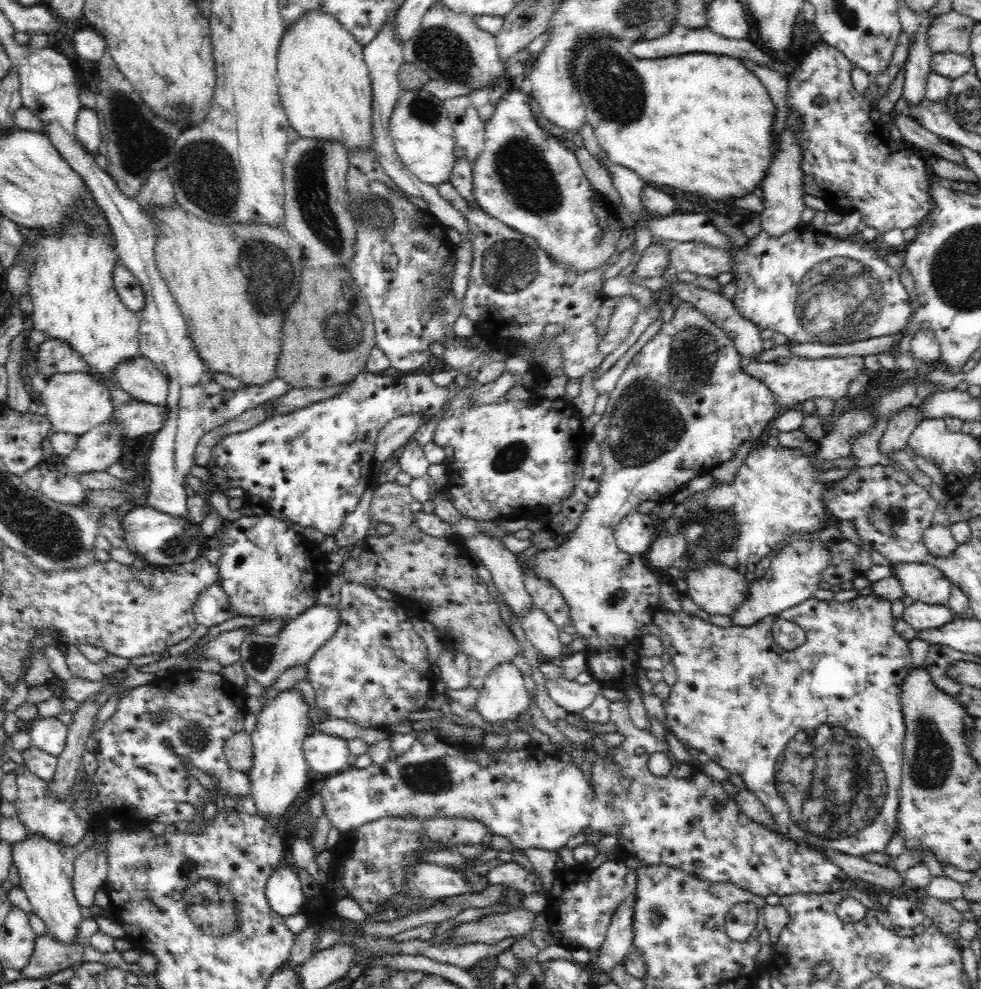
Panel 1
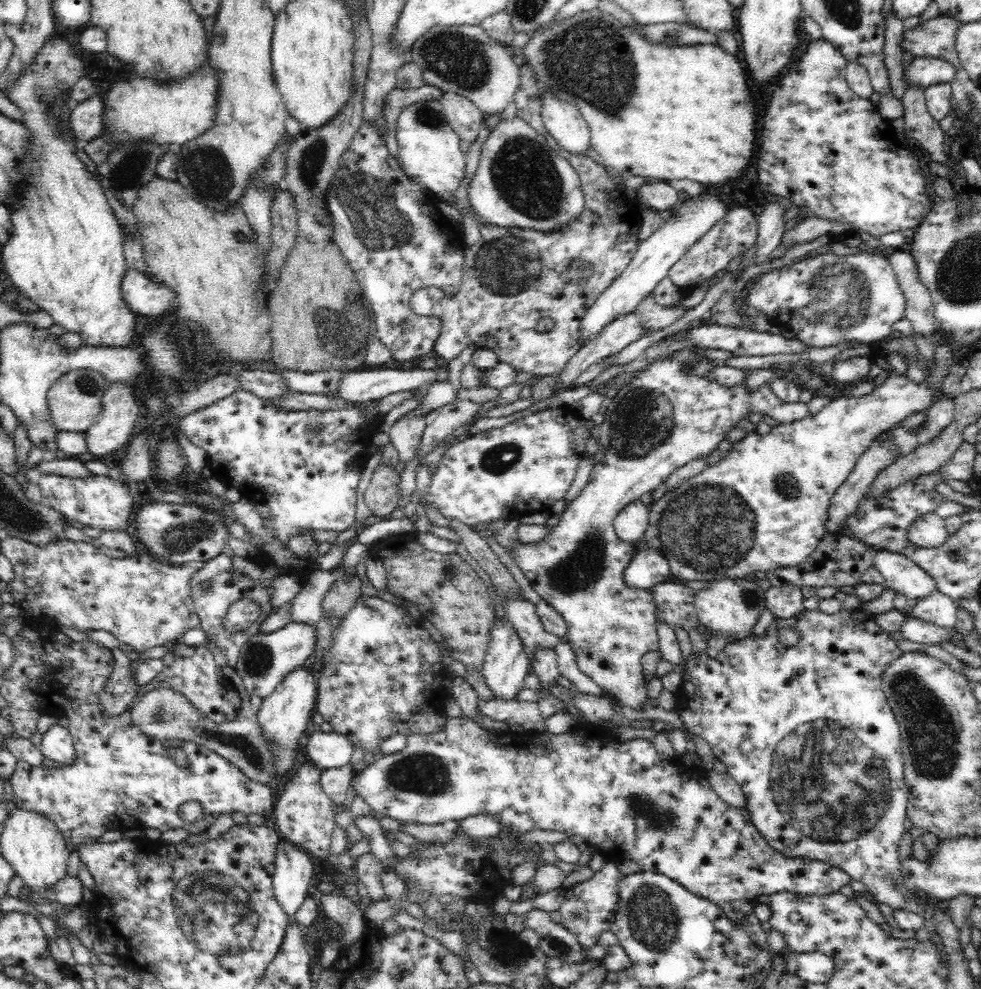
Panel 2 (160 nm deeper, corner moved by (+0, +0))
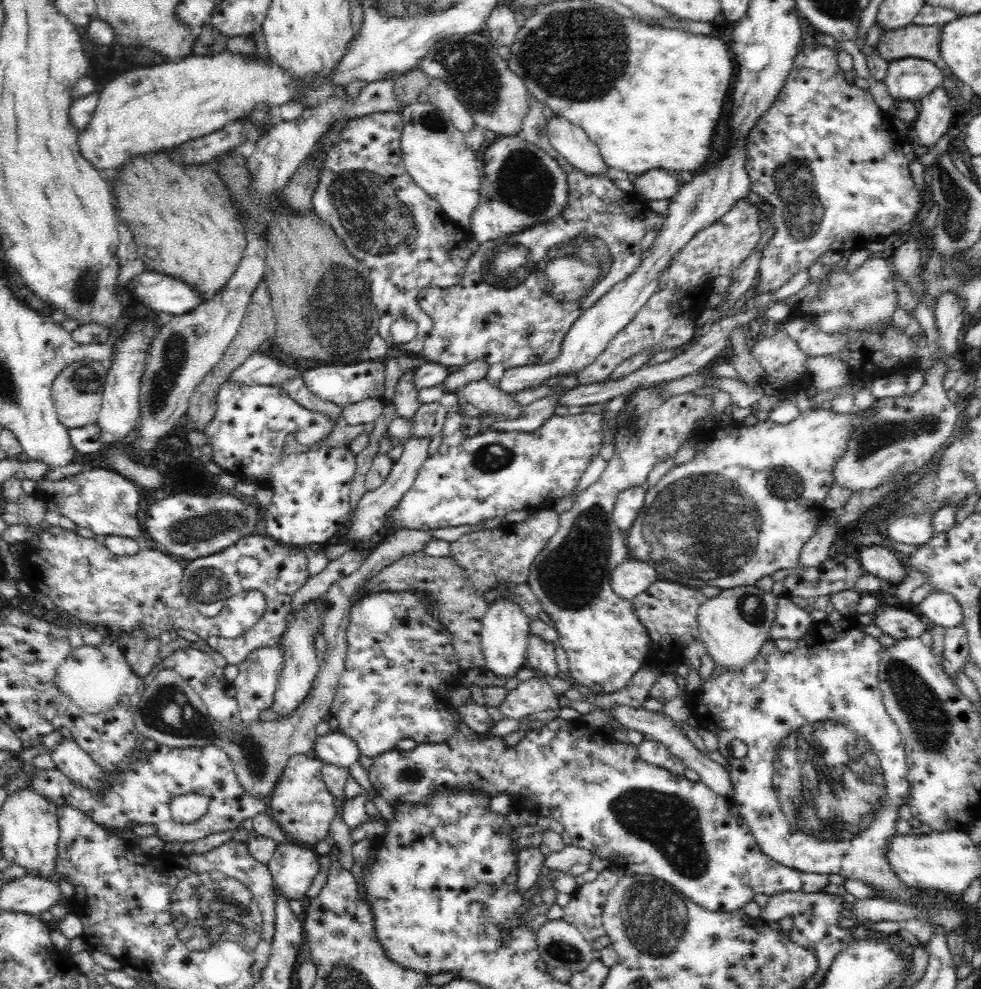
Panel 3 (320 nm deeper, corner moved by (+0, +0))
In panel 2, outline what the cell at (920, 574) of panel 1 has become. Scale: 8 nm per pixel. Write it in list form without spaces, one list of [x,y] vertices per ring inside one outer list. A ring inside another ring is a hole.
[[[875,550],[872,568],[884,577],[887,588],[892,588],[907,598],[924,598],[936,590],[932,577],[901,554]]]

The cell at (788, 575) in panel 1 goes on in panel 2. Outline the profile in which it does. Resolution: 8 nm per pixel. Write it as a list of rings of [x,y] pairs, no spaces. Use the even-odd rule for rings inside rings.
[[[783,585],[771,587],[766,593],[766,608],[776,619],[789,619],[799,617],[805,609],[802,605],[802,592],[800,587]]]

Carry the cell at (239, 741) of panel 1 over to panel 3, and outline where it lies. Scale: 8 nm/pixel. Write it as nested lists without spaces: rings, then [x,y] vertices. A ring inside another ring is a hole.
[[[395,530],[385,542],[376,544],[366,551],[366,560],[356,572],[341,578],[321,595],[325,609],[321,612],[320,627],[328,646],[323,660],[319,662],[319,671],[310,692],[288,716],[279,721],[260,721],[249,727],[242,727],[240,724],[235,730],[223,727],[208,715],[207,706],[200,695],[168,666],[162,670],[155,669],[156,678],[144,689],[133,716],[135,727],[158,744],[172,748],[218,745],[230,757],[239,786],[245,794],[255,800],[268,801],[289,759],[294,755],[312,752],[318,738],[316,725],[324,721],[325,716],[330,715],[340,674],[345,669],[347,655],[345,634],[349,610],[355,603],[354,594],[362,589],[367,580],[374,578],[380,570],[384,570],[384,567],[390,566],[397,559],[424,551],[424,547],[432,539],[436,538],[426,530]]]

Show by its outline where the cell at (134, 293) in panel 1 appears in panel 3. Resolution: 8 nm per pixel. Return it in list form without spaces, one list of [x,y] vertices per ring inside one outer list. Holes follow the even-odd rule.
[[[144,271],[130,283],[130,291],[146,308],[173,316],[192,312],[206,300],[196,287],[180,278],[152,271]]]

